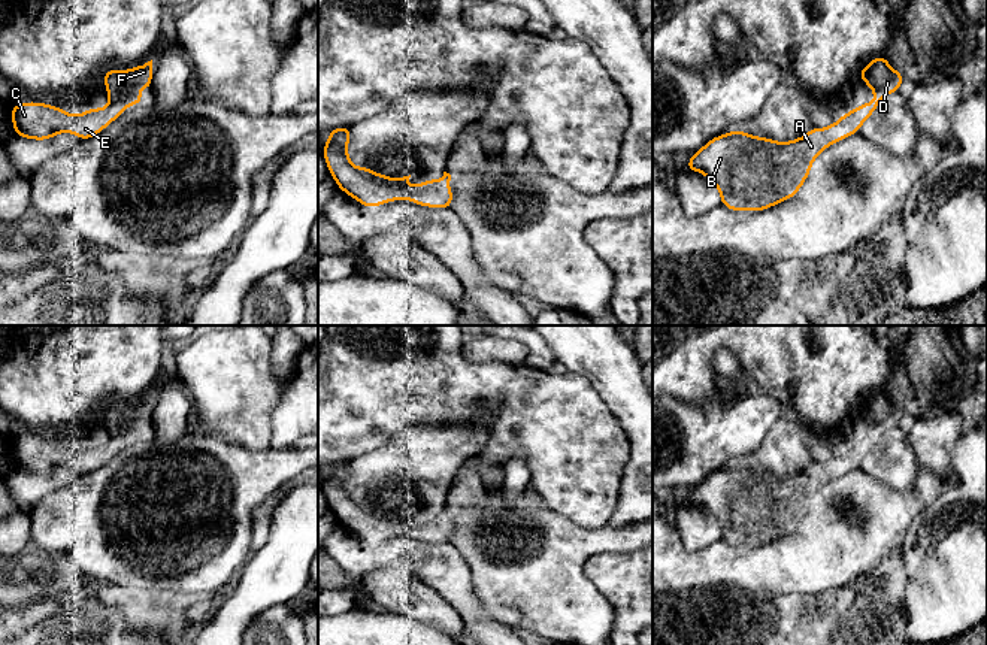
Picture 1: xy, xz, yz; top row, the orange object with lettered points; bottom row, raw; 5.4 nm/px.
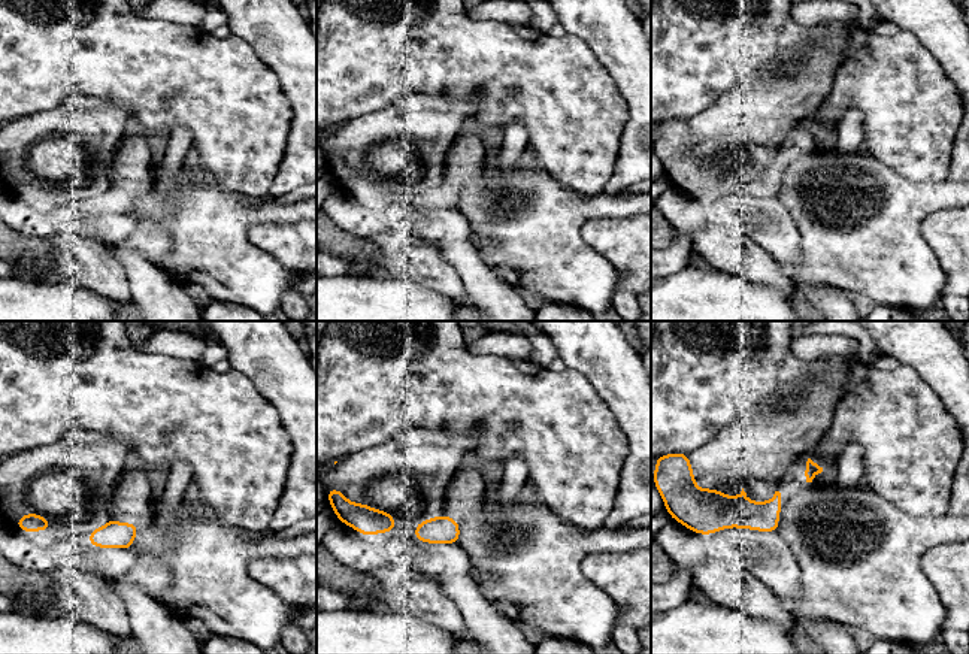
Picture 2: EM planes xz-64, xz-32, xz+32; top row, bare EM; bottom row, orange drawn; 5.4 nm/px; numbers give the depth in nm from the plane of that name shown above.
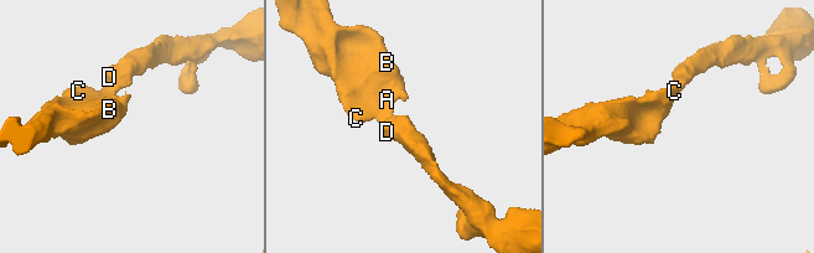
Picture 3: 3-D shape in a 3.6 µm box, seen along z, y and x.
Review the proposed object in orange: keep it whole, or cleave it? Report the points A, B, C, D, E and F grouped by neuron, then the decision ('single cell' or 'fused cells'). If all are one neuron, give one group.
groups A B C D E F; single cell

